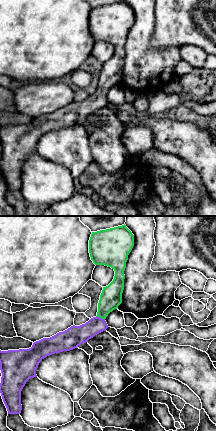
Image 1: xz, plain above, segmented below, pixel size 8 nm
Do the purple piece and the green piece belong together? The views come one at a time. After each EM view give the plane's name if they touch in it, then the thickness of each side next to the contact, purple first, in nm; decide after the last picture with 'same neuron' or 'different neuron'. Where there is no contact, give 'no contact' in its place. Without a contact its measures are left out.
meets purple in xz; 160 nm thick on the purple side, 180 nm on the other

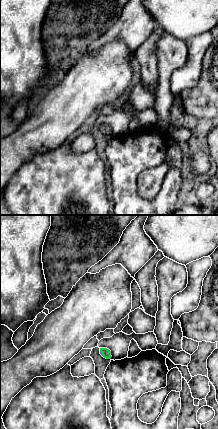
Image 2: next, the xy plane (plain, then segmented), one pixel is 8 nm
meets purple in xy; 20 nm thick on the purple side, 70 nm on the other

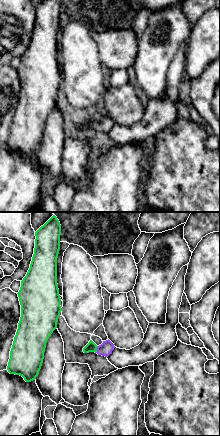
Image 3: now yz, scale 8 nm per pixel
meets purple in yz; 110 nm thick on the purple side, 80 nm on the other

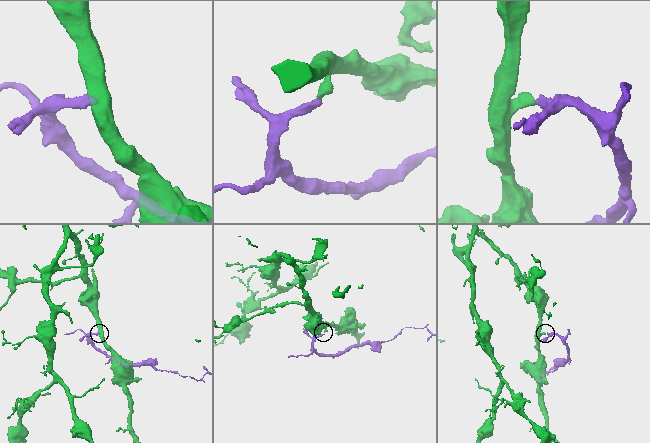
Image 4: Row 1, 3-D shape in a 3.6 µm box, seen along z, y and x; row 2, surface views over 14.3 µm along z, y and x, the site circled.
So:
same neuron

